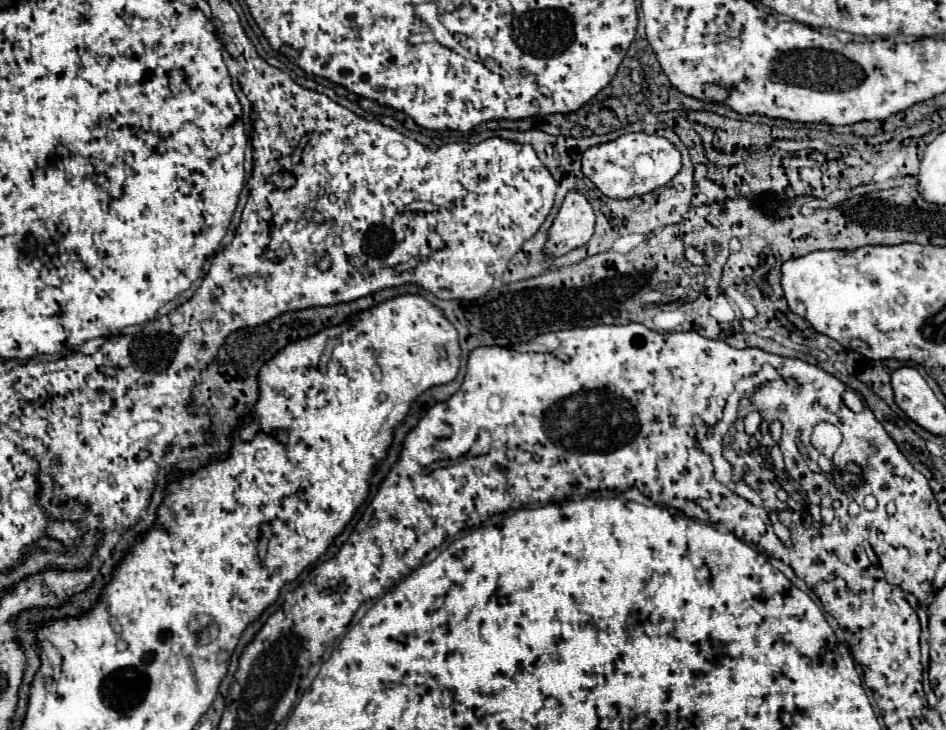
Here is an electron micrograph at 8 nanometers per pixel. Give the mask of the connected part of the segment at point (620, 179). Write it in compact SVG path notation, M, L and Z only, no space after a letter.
M625 134L613 142L588 148L581 159L582 172L609 198L627 200L633 196L643 196L669 180L679 172L679 152L675 146L659 136L649 134Z

